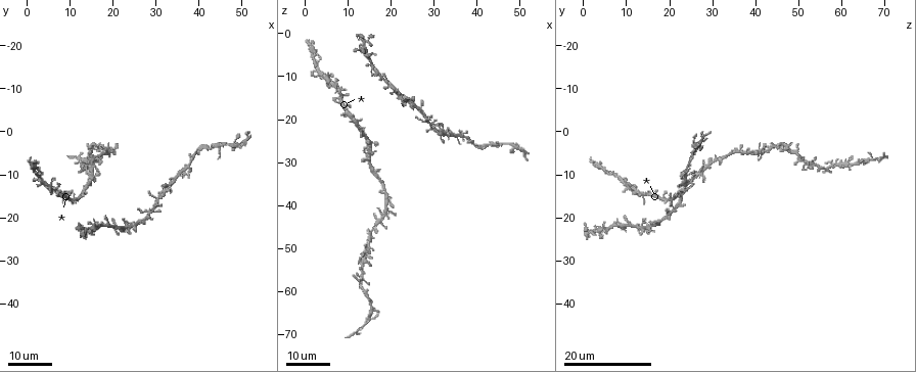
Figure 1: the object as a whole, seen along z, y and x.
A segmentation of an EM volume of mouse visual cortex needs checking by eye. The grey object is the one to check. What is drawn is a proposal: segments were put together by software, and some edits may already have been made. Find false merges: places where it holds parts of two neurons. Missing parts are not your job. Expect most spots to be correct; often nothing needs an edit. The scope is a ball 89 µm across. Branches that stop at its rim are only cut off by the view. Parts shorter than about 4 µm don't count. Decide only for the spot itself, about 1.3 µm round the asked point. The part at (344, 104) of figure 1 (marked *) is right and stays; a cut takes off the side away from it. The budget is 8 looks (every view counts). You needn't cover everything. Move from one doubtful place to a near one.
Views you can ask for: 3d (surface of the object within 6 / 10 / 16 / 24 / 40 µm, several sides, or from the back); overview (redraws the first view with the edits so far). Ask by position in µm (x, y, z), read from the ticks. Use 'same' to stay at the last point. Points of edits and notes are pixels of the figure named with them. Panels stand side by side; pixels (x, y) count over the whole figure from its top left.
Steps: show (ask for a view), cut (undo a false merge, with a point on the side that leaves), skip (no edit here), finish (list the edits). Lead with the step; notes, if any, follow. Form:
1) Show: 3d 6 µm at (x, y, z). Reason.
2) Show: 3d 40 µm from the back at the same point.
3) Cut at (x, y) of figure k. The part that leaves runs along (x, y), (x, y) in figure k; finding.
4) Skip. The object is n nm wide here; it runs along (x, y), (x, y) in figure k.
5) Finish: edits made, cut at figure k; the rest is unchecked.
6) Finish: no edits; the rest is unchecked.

Show: 3d 16 µm at (8.5, 14.0, 13.0).

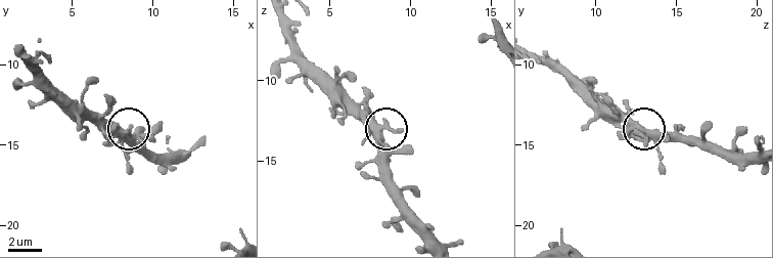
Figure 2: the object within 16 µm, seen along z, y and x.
Show: 3d 6 µm at (8.8, 14.4, 12.8).

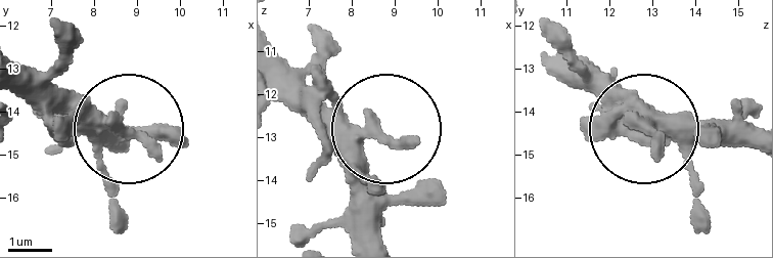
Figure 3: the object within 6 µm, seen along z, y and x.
Skip. It runs along (380, 233), (365, 167), (380, 137), (344, 123), (281, 60) in figure 3; one neuron here.

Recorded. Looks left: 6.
Show: 3d 16 µm at (23.0, 22.0, 14.0). Calibre changes.

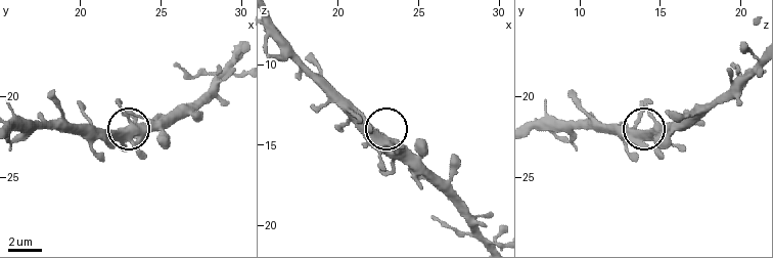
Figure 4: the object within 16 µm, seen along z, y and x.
Show: 3d 10 µm at (22.9, 21.9, 14.5). Zoom in.

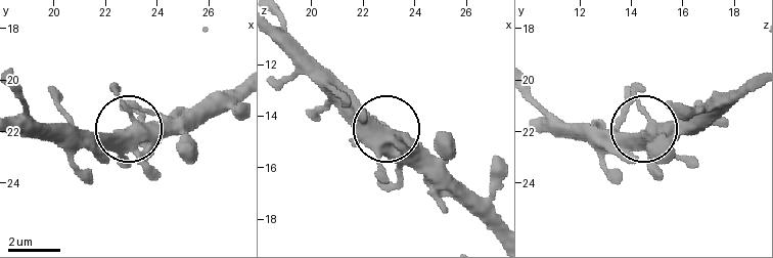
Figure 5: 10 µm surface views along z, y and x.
Skip. Continuous, no second neuron.

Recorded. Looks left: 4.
Show: 3d 16 µm at (28.0, 18.5, 20.5). Small branch off a trunk.

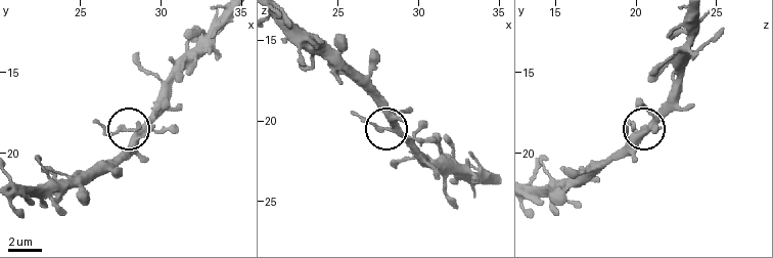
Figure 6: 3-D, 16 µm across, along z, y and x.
Show: 3d 10 µm at (28.4, 18.7, 20.6).

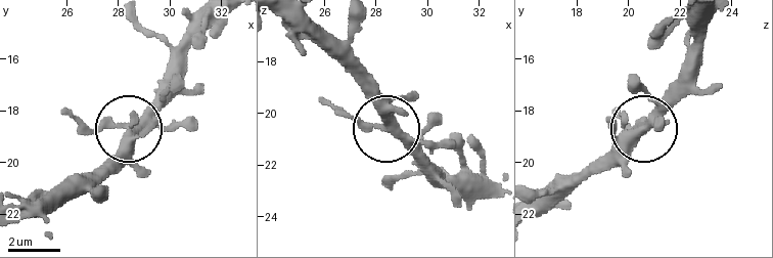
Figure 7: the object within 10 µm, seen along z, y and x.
Show: 3d 10 µm from the back at (28.4, 18.7, 20.5).

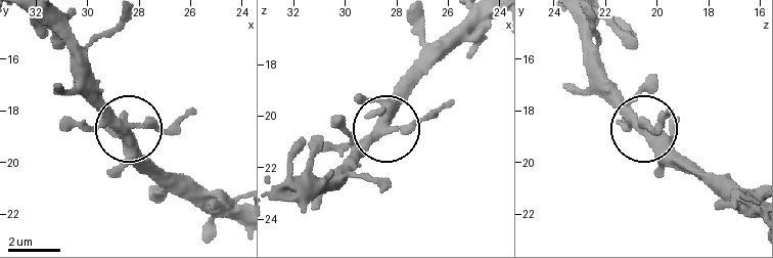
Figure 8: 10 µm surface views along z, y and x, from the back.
Skip. All the same neuron.

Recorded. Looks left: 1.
Finish: no edits; the rest is unchecked.

